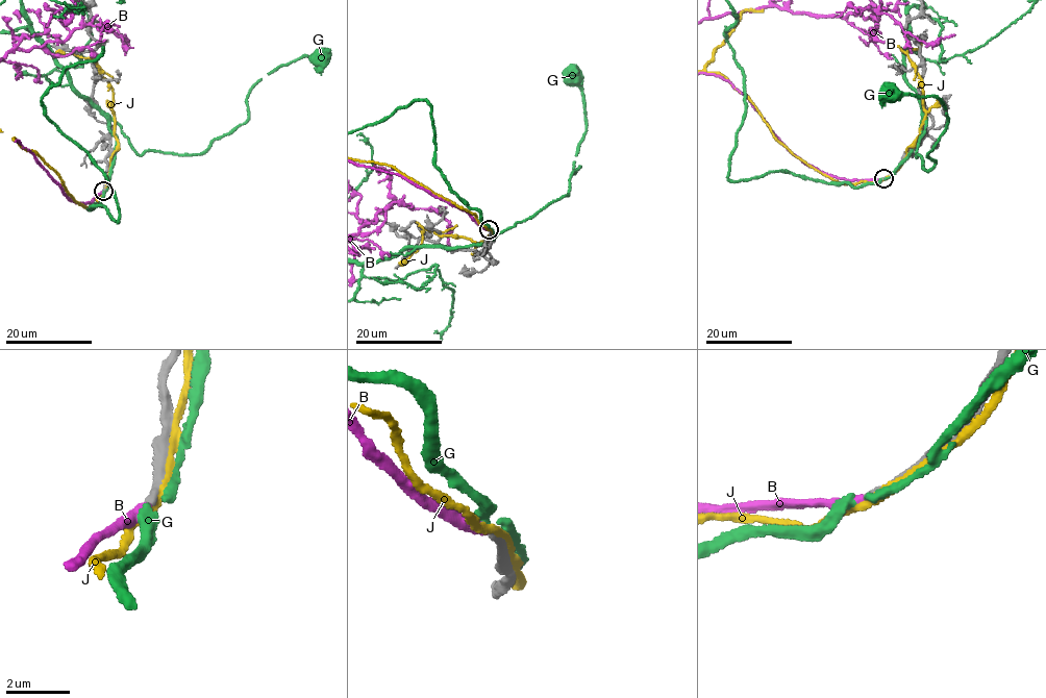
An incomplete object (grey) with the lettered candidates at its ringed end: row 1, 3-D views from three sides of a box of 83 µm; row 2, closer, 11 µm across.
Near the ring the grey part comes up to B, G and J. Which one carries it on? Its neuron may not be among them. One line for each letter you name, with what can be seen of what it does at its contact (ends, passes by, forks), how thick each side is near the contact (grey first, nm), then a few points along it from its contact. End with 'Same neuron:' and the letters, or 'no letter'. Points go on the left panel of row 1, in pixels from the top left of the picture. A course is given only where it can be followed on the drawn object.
B: it ends there; 240 nm thick on the grey side, 240 nm on the other
Same neuron: B

